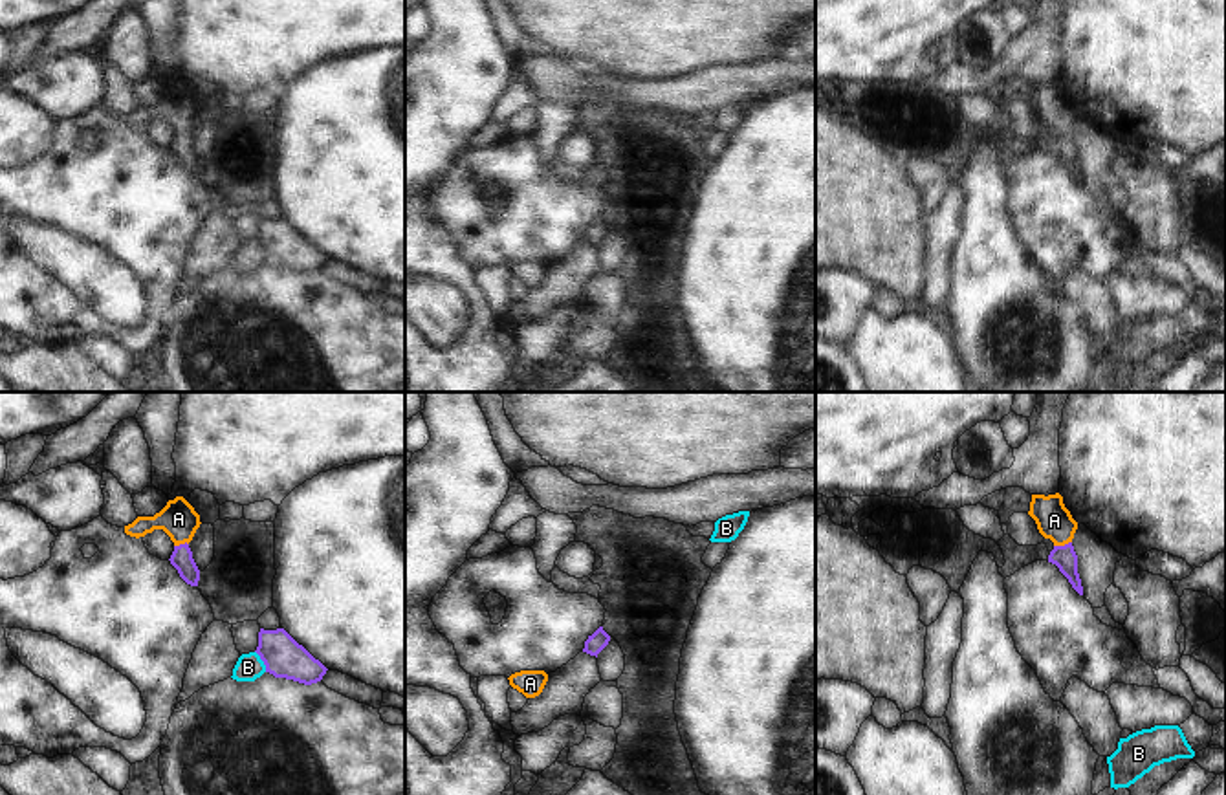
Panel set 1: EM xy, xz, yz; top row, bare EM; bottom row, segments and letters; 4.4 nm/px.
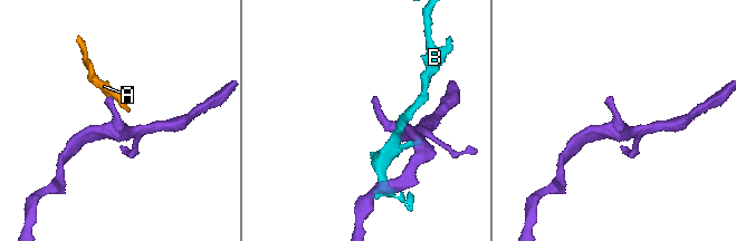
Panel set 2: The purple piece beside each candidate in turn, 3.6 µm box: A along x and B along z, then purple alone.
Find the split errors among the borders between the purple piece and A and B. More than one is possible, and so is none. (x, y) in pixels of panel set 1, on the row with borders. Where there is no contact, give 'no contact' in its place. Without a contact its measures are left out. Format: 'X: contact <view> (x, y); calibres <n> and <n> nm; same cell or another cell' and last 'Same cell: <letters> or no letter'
A: contact yz (1061, 546); calibres 100 and 160 nm; same cell
B: contact xy (262, 660); calibres 180 and 120 nm; another cell
Same cell: A

